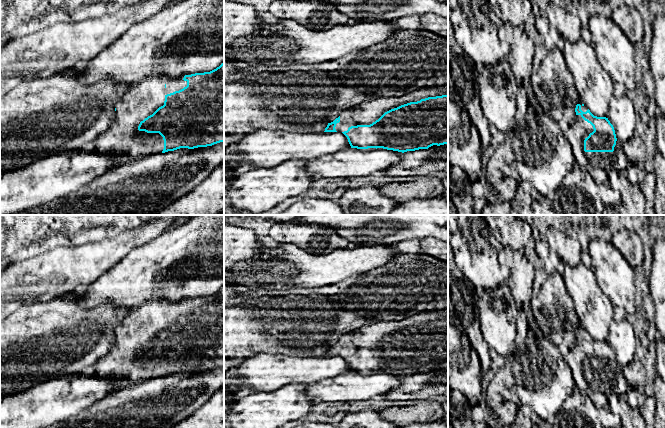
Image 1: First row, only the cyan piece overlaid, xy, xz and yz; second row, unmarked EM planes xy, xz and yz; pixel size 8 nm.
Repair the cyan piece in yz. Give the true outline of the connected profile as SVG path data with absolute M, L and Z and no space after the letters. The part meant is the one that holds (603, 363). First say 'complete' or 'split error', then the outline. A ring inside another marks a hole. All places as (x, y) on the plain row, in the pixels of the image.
split error; M582 326L576 329L575 336L576 340L573 347L564 350L564 360L570 367L576 389L581 394L588 396L598 408L608 407L608 397L610 394L626 395L629 390L629 384L623 370L617 364L614 351L608 342L594 340Z

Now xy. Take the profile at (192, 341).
split error; M224 287L210 296L195 297L175 303L147 302L132 310L116 327L115 335L112 347L91 369L91 373L97 377L109 380L124 379L130 383L224 366Z

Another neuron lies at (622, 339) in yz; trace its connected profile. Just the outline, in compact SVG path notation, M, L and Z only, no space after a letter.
M626 319L612 321L607 342L613 349L616 362L621 368L629 365L636 358L637 336L634 325Z

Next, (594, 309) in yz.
M582 262L577 266L565 264L563 279L581 326L594 340L607 342L609 329L614 320L614 307L609 297L601 290L591 268L586 267Z

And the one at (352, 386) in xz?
M348 372L337 375L335 378L323 379L316 383L307 384L306 394L314 404L318 402L349 402L366 401L383 396L388 391L396 388L402 382L402 376L387 374L383 372L371 375L362 375L357 372Z

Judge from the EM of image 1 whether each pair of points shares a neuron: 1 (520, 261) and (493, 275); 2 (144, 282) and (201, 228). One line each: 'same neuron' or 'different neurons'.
1: different neurons
2: same neuron

